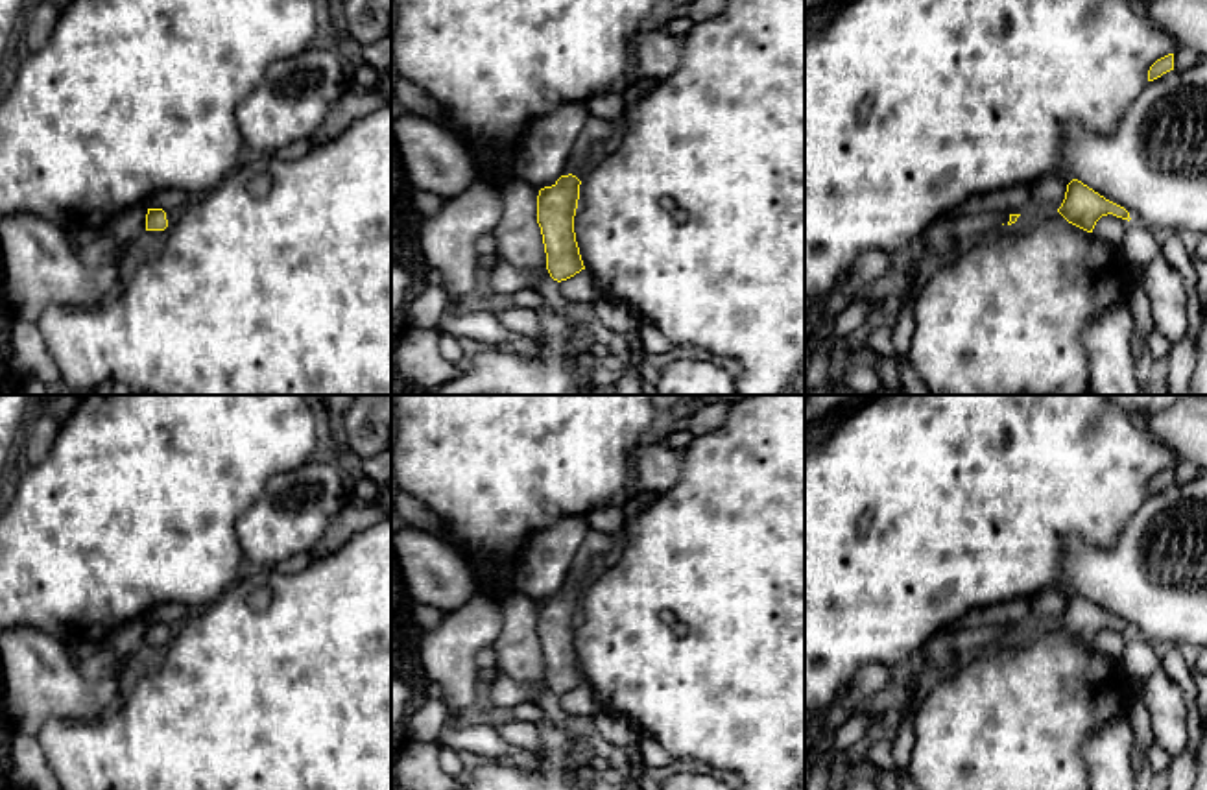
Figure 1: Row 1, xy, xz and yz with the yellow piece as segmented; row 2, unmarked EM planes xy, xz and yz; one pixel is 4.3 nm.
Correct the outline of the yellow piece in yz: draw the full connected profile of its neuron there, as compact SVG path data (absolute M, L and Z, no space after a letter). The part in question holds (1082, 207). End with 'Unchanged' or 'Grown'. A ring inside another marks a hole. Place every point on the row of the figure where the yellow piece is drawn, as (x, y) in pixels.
M1072 179L1067 185L1065 199L1058 209L1058 212L1069 223L1087 233L1093 233L1096 221L1107 214L1113 214L1128 221L1131 220L1129 212L1124 207L1105 199L1104 196L1100 196L1098 192L1094 192L1093 188L1089 188L1078 179Z. Unchanged

